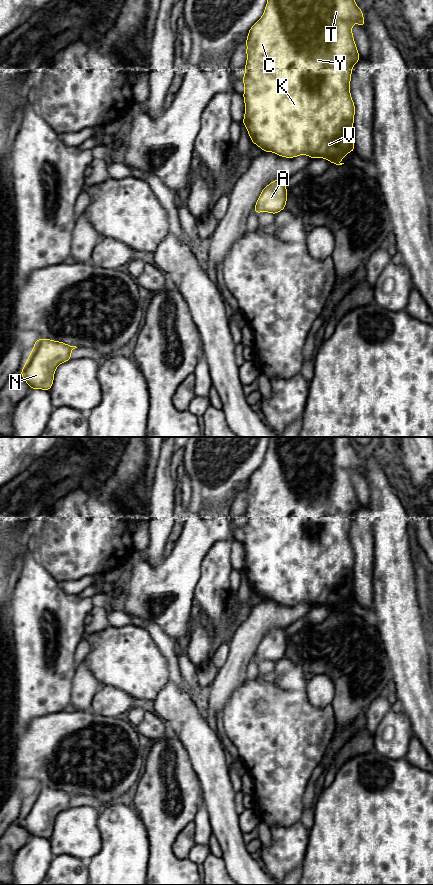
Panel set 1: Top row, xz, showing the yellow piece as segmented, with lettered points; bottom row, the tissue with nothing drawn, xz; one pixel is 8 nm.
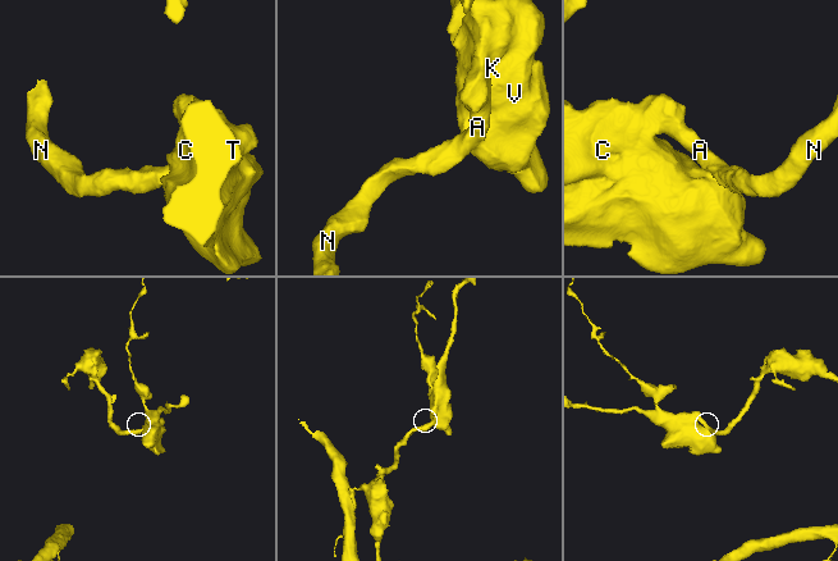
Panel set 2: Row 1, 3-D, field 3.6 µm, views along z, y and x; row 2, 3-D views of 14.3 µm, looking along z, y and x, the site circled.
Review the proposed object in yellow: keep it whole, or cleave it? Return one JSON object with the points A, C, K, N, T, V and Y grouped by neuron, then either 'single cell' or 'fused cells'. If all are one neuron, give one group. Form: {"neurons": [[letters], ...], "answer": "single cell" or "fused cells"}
{"neurons": [["A", "C", "K", "N", "T", "V", "Y"]], "answer": "single cell"}

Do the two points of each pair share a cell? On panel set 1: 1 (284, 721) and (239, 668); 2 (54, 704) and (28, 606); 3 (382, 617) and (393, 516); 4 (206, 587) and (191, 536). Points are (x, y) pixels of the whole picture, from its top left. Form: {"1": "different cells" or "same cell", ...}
{"1": "different cells", "2": "same cell", "3": "same cell", "4": "different cells"}

